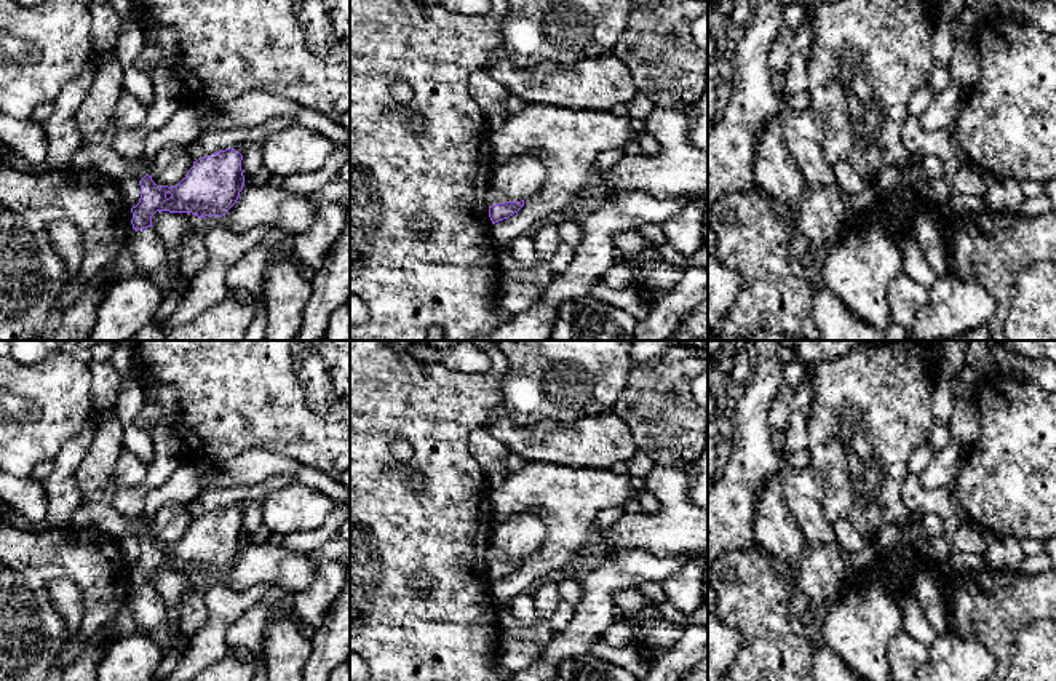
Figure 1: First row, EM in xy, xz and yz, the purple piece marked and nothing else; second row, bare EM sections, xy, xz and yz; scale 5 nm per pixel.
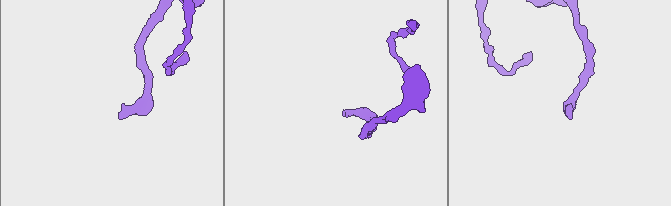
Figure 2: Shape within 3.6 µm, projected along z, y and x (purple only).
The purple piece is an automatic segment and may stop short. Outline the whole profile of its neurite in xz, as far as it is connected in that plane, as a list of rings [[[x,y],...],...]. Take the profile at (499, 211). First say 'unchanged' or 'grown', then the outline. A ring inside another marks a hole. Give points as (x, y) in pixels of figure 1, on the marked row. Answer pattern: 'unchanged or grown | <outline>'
grown | [[[490,189],[486,193],[486,203],[489,206],[489,217],[492,224],[508,219],[514,213],[518,213],[524,206],[524,200],[521,201],[506,201],[505,195]]]

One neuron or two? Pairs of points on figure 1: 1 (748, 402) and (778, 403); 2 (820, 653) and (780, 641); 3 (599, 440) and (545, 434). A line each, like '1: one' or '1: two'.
1: two
2: two
3: one

